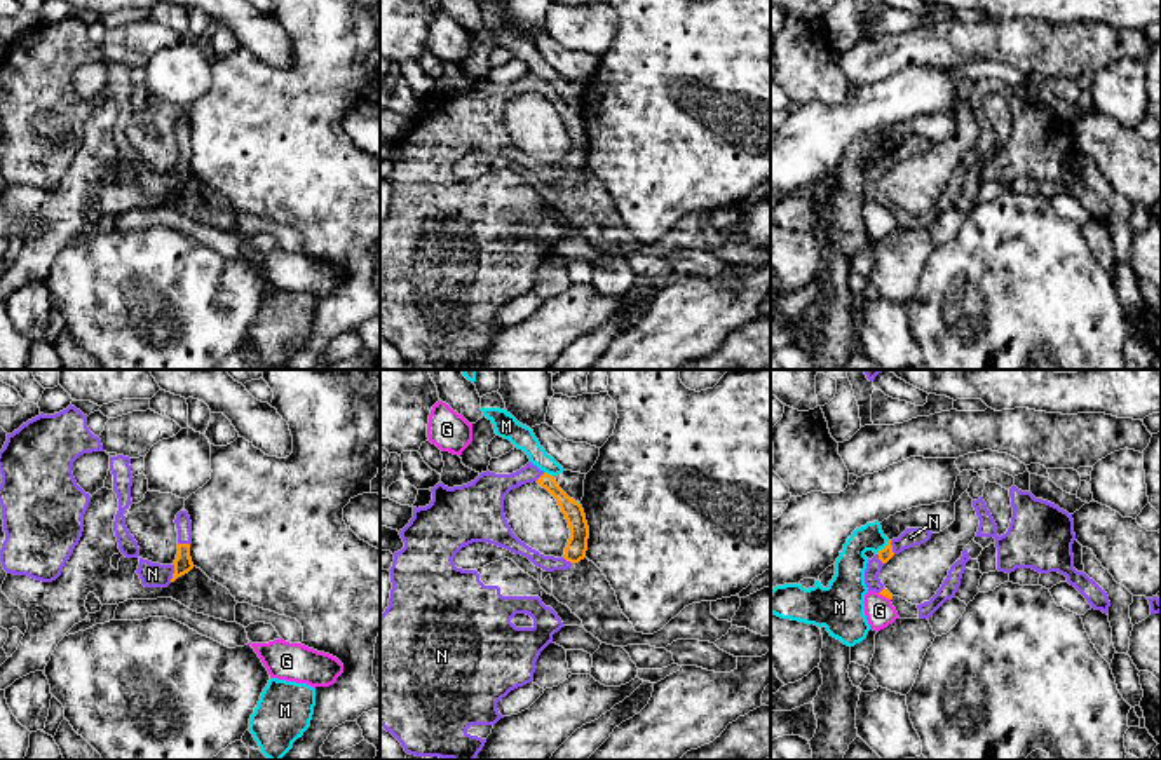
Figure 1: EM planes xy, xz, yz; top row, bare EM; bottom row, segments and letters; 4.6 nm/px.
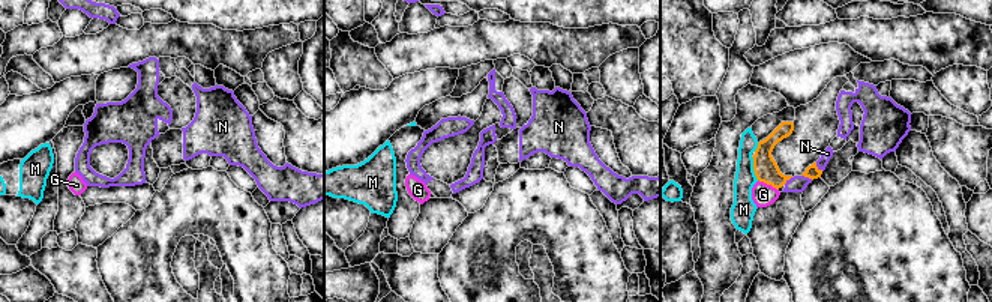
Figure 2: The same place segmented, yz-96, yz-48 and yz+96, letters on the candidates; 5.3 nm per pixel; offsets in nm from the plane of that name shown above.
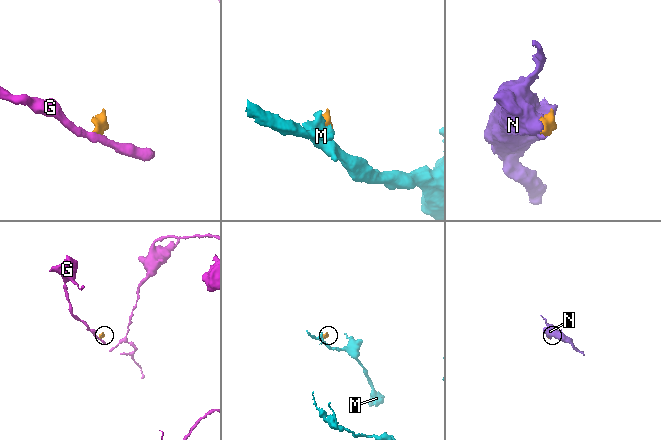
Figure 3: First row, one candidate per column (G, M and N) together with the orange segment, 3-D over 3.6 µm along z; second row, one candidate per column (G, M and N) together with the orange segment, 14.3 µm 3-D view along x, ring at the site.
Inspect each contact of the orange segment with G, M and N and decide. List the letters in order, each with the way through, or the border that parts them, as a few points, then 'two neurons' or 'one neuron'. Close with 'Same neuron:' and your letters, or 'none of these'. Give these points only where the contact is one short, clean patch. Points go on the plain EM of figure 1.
G: border along yz (877, 203), (889, 210); two neurons
M: border along yz (888, 149), (875, 162); two neurons
N: one neuron
Same neuron: N

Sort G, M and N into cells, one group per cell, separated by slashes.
G / M / N

